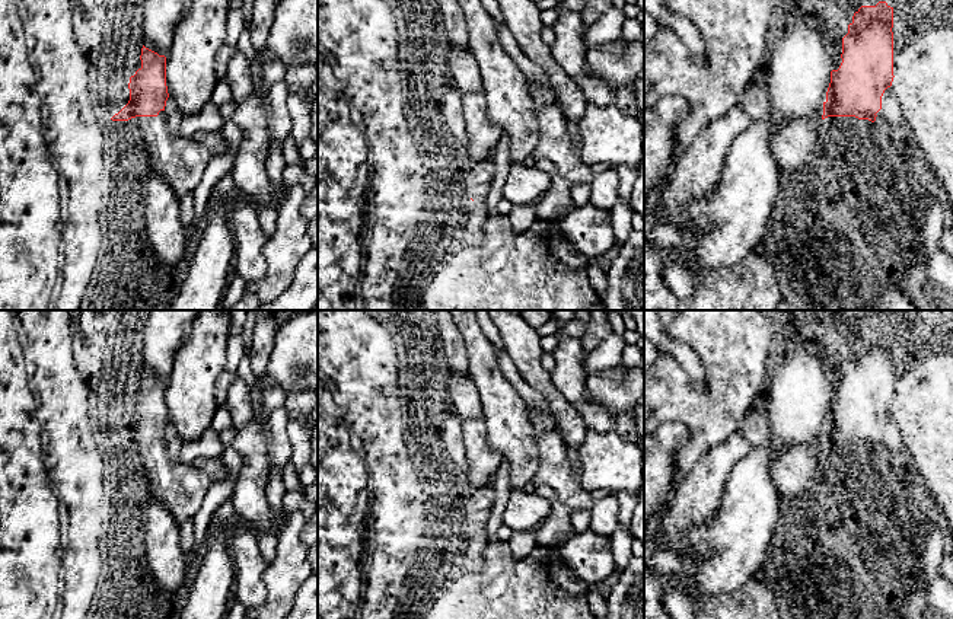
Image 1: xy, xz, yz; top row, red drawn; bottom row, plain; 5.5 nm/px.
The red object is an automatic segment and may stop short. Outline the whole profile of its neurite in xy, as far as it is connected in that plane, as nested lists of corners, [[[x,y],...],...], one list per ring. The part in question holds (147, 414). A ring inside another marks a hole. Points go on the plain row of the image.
[[[141,374],[141,393],[130,403],[130,427],[112,447],[134,444],[141,450],[141,469],[147,476],[153,501],[160,501],[166,511],[182,526],[201,507],[213,481],[194,465],[184,465],[169,457],[166,449],[166,383]]]

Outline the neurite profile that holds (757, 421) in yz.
[[[749,409],[740,431],[743,435],[762,434],[769,430],[768,415],[758,409]]]

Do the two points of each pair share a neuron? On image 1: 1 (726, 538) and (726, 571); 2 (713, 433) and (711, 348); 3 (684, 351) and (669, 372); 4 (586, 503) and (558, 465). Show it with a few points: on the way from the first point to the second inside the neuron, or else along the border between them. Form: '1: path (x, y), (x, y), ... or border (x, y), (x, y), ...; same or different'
1: path (730, 546), (730, 562); same
2: path (713, 412), (716, 408), (716, 369); same
3: border (665, 329), (698, 356), (704, 367), (701, 385); different
4: path (577, 494), (558, 474); same

